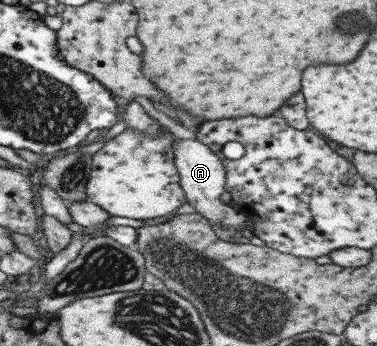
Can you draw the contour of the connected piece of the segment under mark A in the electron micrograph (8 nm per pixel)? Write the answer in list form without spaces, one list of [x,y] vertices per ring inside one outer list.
[[[191,139],[175,140],[172,151],[174,151],[173,165],[178,173],[178,183],[186,201],[195,208],[195,212],[202,215],[220,236],[242,228],[245,225],[244,215],[237,213],[233,206],[219,202],[219,196],[224,191],[225,176],[218,157],[206,145]]]

